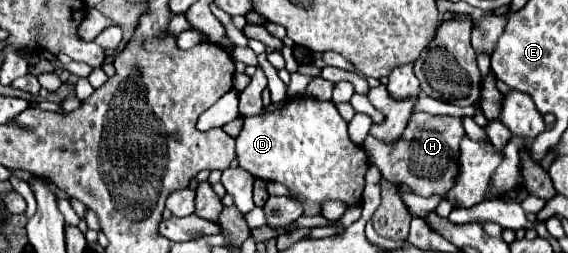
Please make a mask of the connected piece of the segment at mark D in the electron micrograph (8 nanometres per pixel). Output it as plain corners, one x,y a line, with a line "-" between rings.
310,96
294,98
280,112
244,118
244,128
236,138
236,160
240,168
250,172
254,178
284,184
292,192
292,198
302,204
304,216
322,214
324,202
342,202
346,208
360,206
366,188
366,172
370,168
364,148
350,140
348,122
340,116
334,102
322,102

